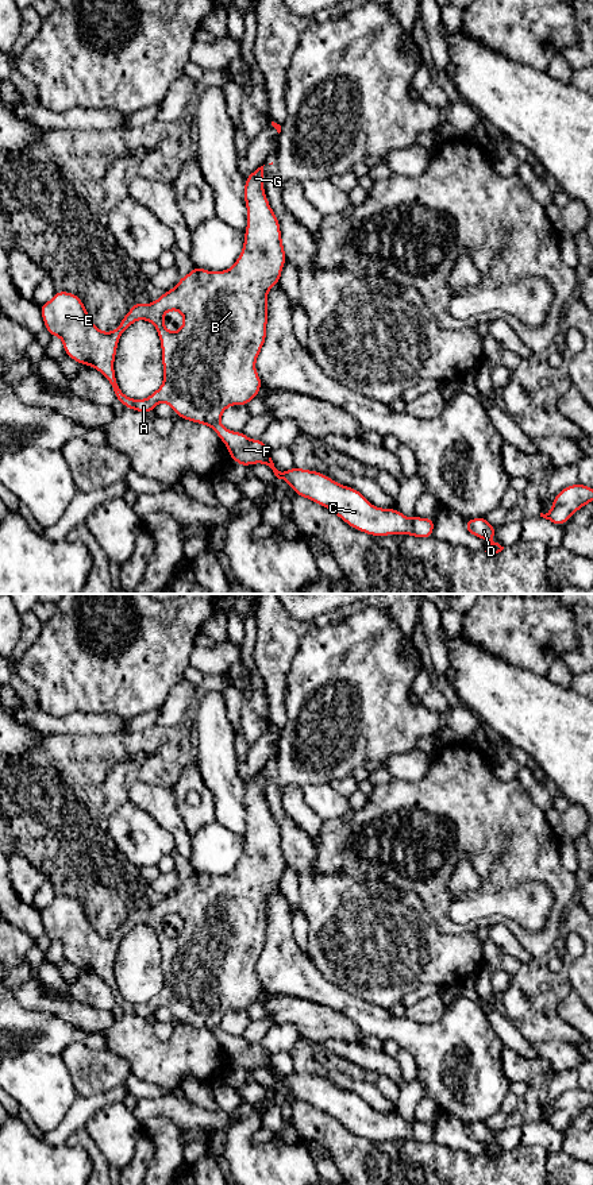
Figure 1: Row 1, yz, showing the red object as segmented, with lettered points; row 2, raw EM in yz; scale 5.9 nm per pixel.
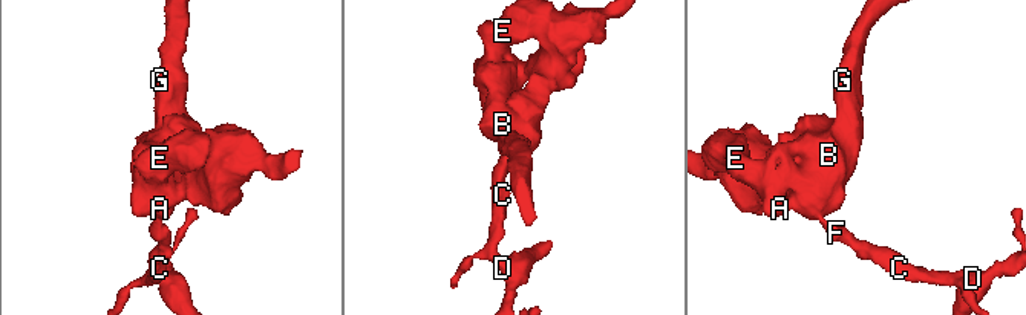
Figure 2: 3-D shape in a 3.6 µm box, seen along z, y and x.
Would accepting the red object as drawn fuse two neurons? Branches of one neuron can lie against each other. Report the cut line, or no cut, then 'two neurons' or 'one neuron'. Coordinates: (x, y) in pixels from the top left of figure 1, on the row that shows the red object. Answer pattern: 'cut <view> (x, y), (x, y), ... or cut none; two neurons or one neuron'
cut yz (218, 420), (212, 427); two neurons

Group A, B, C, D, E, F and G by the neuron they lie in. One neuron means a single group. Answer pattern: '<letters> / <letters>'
A B E G / C D F

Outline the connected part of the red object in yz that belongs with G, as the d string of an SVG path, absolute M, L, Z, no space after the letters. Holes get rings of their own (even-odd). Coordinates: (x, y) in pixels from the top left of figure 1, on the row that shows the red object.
M263 166L246 177L247 227L243 250L231 269L207 271L195 266L154 302L134 304L112 332L101 332L89 319L81 298L73 293L55 292L49 302L38 306L46 331L50 336L62 339L65 354L77 363L100 371L108 379L116 401L124 408L147 414L159 402L167 402L178 417L213 426L228 406L246 406L258 395L262 381L257 374L255 360L266 340L267 293L273 285L280 283L286 262L280 221L269 205L263 182ZM167 310L178 310L184 316L184 324L177 332L167 331L163 324ZM136 320L154 324L162 348L163 383L146 399L128 398L120 390L113 370L120 335Z

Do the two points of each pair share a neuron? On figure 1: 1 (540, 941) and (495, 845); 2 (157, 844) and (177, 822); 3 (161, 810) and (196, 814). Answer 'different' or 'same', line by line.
1: same
2: different
3: different

